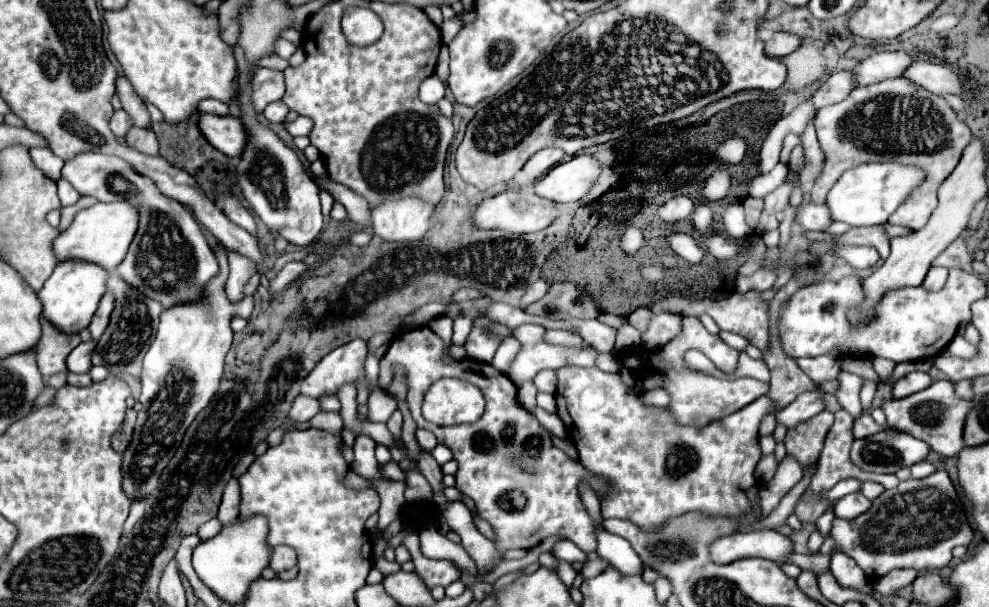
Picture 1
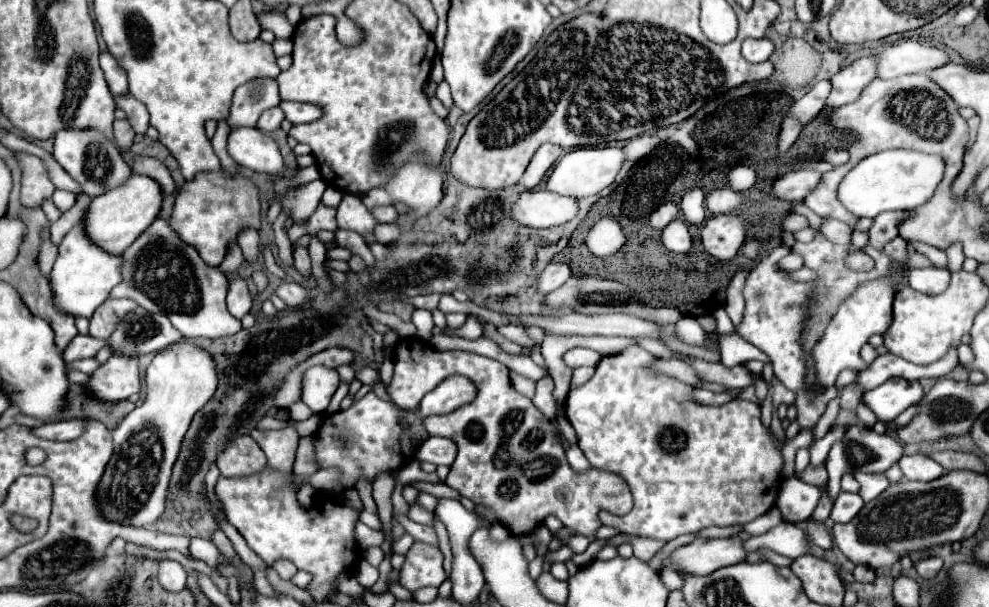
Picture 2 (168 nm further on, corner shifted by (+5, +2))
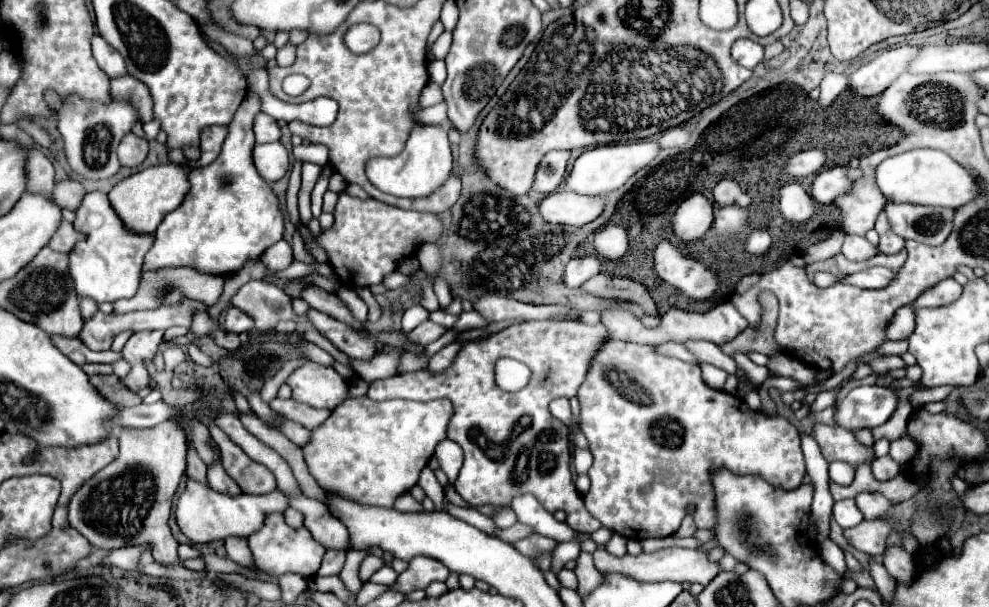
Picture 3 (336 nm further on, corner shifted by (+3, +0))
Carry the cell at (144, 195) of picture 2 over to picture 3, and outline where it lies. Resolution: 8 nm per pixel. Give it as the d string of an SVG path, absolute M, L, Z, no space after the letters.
M167 164L167 166L153 166L153 168L145 168L125 180L121 180L107 196L109 202L115 210L117 216L121 216L119 220L123 222L123 226L127 226L127 230L133 230L137 234L151 234L157 230L157 226L161 224L161 220L181 204L189 182L187 182L187 168L185 166L177 166L177 164Z

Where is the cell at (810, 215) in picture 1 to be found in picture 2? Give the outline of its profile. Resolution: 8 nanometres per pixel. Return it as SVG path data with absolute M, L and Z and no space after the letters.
M825 218L819 232L821 232L825 238L829 238L831 242L835 242L835 244L843 244L843 246L849 246L849 244L851 244L851 234L853 234L853 230L851 230L847 224L839 222L839 220Z

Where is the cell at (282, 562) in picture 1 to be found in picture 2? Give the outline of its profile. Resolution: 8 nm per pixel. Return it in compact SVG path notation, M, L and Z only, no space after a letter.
M279 560L279 562L273 564L273 568L277 570L277 574L279 574L283 580L291 580L291 578L297 574L295 564L291 564L289 560Z

